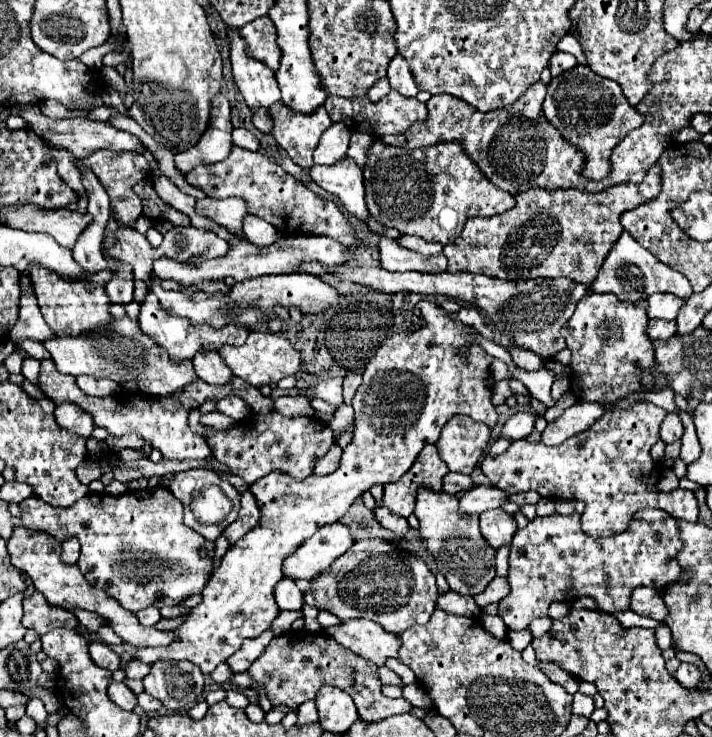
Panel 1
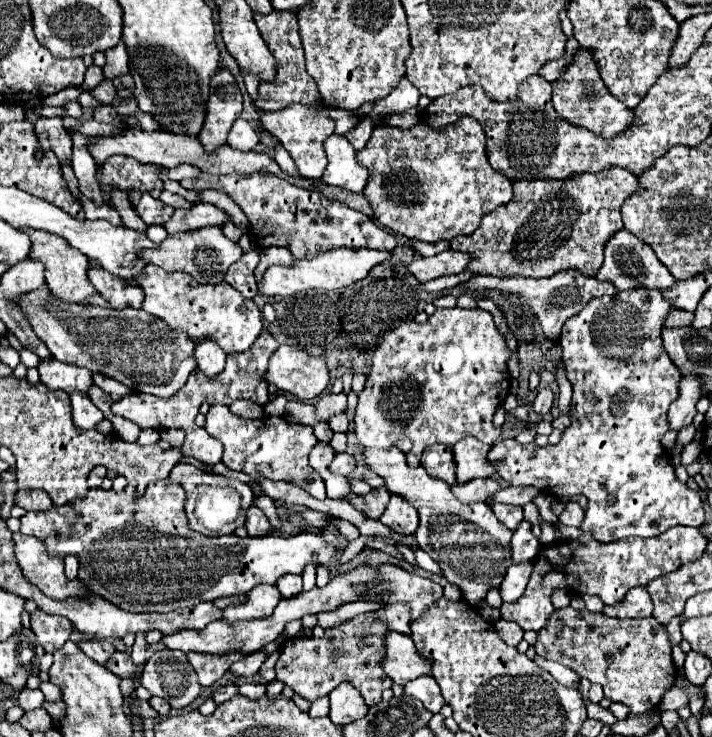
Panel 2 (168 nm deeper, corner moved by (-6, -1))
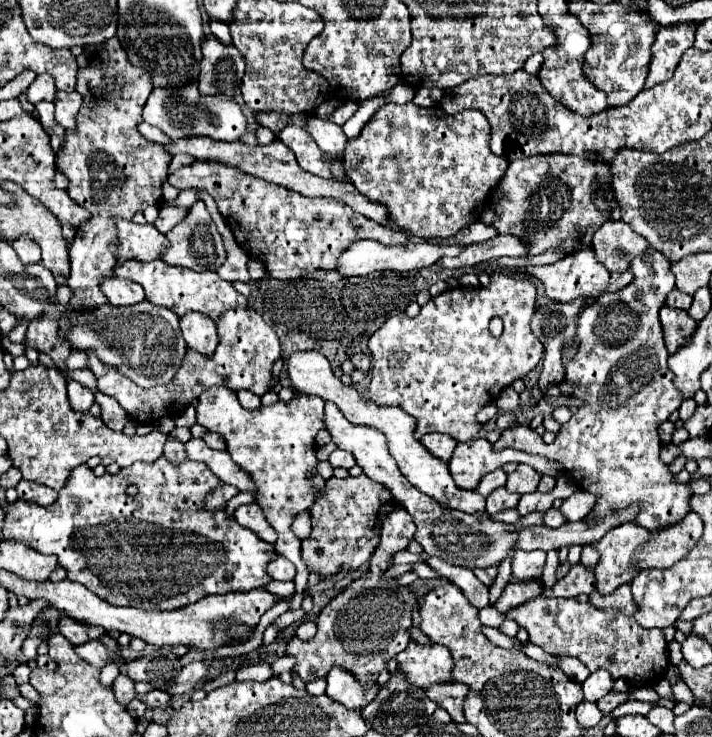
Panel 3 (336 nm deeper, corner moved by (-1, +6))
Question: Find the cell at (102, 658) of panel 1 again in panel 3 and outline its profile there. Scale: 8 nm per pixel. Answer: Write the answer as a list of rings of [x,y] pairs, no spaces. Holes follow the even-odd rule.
[[[61,615],[59,619],[59,631],[73,643],[73,645],[83,645],[91,639],[99,639],[105,631],[103,629],[97,629],[97,627],[85,627],[81,625],[79,621],[71,619],[71,617],[65,617]]]

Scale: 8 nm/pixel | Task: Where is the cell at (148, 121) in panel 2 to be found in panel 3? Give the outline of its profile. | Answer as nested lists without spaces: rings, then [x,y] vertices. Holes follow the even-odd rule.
[[[191,83],[183,89],[153,89],[143,107],[143,121],[159,127],[165,135],[173,139],[207,135],[217,141],[237,141],[247,129],[245,115],[233,99],[227,99],[225,95],[201,97],[197,91],[197,83]]]

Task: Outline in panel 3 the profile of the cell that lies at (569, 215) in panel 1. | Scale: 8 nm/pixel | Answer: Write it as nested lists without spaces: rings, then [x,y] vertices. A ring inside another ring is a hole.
[[[547,155],[511,161],[505,177],[499,181],[491,203],[481,215],[481,223],[493,227],[499,235],[515,235],[529,241],[527,257],[545,251],[559,251],[565,255],[591,247],[593,233],[607,221],[599,213],[595,195],[597,185],[605,197],[613,195],[611,167],[601,161],[587,161],[575,155]]]

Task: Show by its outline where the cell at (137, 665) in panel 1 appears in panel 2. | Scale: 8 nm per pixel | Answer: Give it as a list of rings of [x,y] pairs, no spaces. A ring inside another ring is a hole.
[[[114,652],[112,658],[104,664],[112,674],[120,676],[120,678],[132,678],[136,672],[140,672],[138,666],[134,666],[134,662],[130,660],[130,656],[126,652]]]

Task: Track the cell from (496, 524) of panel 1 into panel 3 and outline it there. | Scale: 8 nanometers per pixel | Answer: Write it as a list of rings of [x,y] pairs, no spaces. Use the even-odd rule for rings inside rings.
[[[501,487],[501,489],[495,489],[495,493],[491,493],[487,497],[487,513],[495,515],[495,513],[501,513],[505,509],[515,509],[517,503],[519,503],[519,495],[507,493],[505,487]]]

